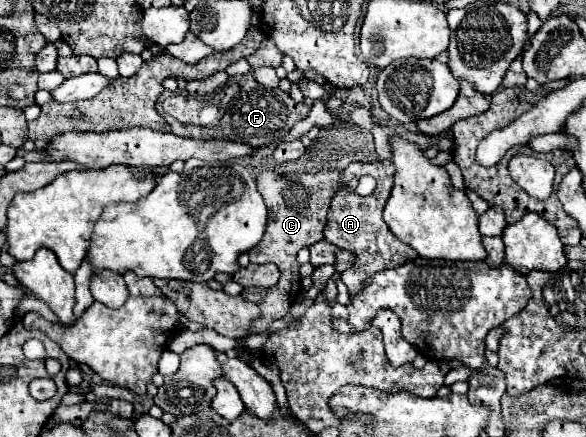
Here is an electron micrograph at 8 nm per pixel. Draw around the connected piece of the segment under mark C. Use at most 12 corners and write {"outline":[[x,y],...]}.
{"outline":[[339,171],[277,175],[257,191],[267,229],[249,251],[277,285],[241,293],[259,321],[281,319],[301,291],[297,251],[323,239]]}

